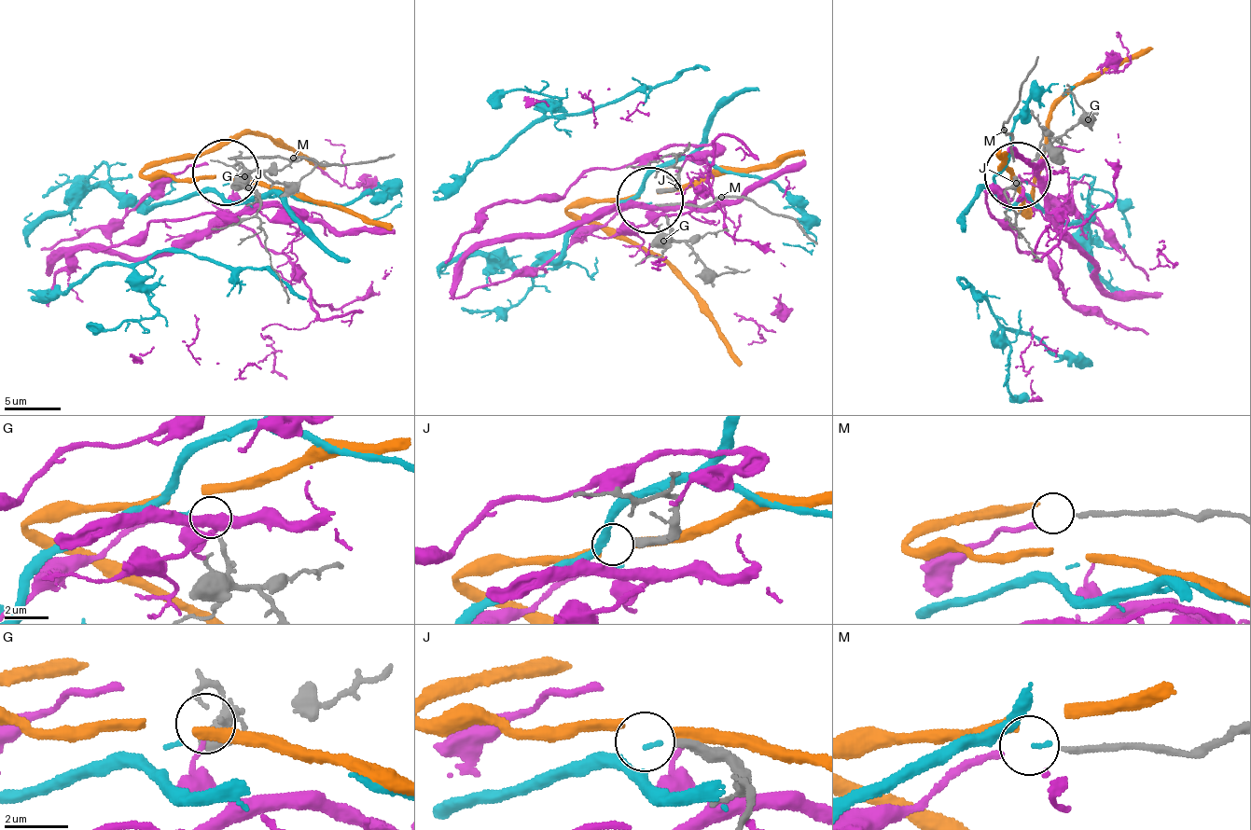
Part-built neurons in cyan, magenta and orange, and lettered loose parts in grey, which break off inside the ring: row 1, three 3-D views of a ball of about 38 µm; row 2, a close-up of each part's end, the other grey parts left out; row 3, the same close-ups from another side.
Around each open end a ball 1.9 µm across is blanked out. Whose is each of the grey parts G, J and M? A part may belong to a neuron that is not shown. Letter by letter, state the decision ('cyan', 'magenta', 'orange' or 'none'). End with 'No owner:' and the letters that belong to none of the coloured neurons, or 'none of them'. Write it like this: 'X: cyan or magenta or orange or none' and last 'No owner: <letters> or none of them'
G: cyan
J: none
M: magenta
No owner: J

